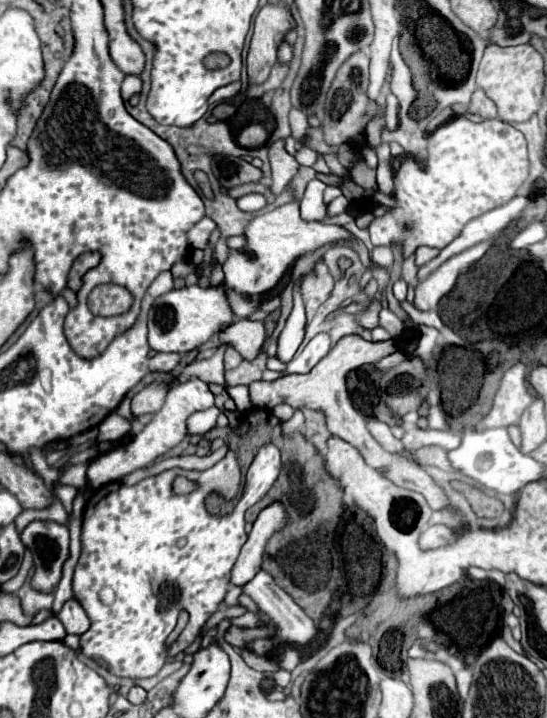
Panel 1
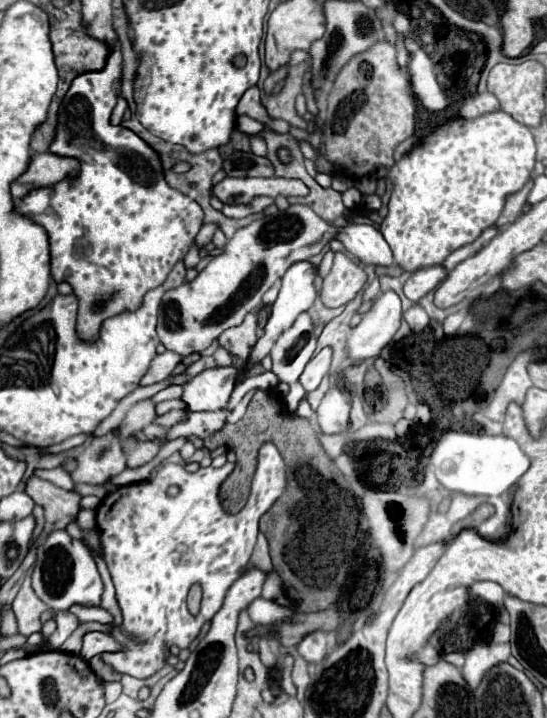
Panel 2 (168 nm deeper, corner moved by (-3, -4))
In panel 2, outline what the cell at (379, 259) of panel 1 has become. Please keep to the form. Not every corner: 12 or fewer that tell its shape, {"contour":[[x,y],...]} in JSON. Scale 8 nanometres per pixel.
{"contour":[[291,205],[239,229],[163,295],[157,335],[187,357],[257,309],[331,239],[393,265],[373,225]]}

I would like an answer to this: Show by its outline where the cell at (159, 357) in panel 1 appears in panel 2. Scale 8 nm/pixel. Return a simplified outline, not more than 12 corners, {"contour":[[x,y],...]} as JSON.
{"contour":[[165,351],[151,361],[141,385],[167,379],[181,355]]}

